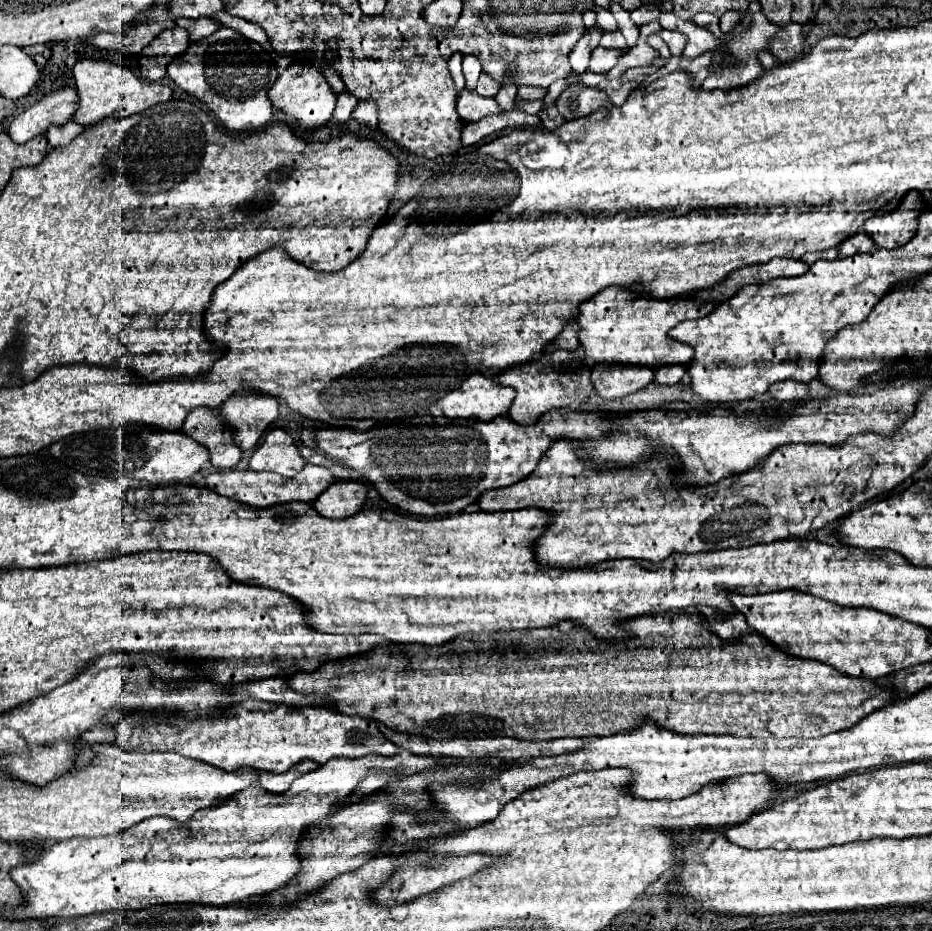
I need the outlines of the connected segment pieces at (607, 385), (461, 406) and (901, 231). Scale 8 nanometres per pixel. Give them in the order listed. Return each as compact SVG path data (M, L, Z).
M596 364L592 368L592 382L602 398L616 400L652 384L654 368L610 368L610 364Z
M470 374L464 384L448 394L440 408L448 418L480 418L492 420L508 412L516 392L510 386L498 384L494 378Z
M872 216L862 228L878 248L898 248L912 240L916 228L910 228L910 220L898 216Z

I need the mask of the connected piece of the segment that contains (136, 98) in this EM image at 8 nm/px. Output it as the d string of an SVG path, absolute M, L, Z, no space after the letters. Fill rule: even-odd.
M82 60L74 64L74 80L80 96L80 106L74 112L74 120L82 126L92 126L106 116L132 116L146 110L152 104L168 102L172 98L172 86L162 82L140 80L132 74L128 66L116 62L102 62L102 60Z

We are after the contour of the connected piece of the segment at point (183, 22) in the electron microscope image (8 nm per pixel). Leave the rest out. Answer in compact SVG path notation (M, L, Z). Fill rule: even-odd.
M178 18L176 24L188 30L190 40L206 38L210 32L216 32L222 26L218 20L212 20L212 18L196 18L196 20L192 20L192 18Z

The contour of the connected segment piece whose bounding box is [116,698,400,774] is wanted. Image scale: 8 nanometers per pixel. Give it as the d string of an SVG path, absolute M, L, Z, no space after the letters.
M248 699L234 703L225 708L216 718L206 720L174 720L170 724L164 722L136 722L134 718L122 720L118 726L118 744L126 750L138 750L138 752L178 752L194 760L202 760L210 766L216 766L226 772L234 772L240 768L252 768L252 770L268 770L272 774L284 774L294 764L302 760L312 760L318 766L326 764L330 758L360 758L370 754L380 756L394 756L400 748L392 744L390 740L380 734L378 724L374 720L366 720L360 716L344 716L324 706L304 706L304 708L292 708L282 703Z

